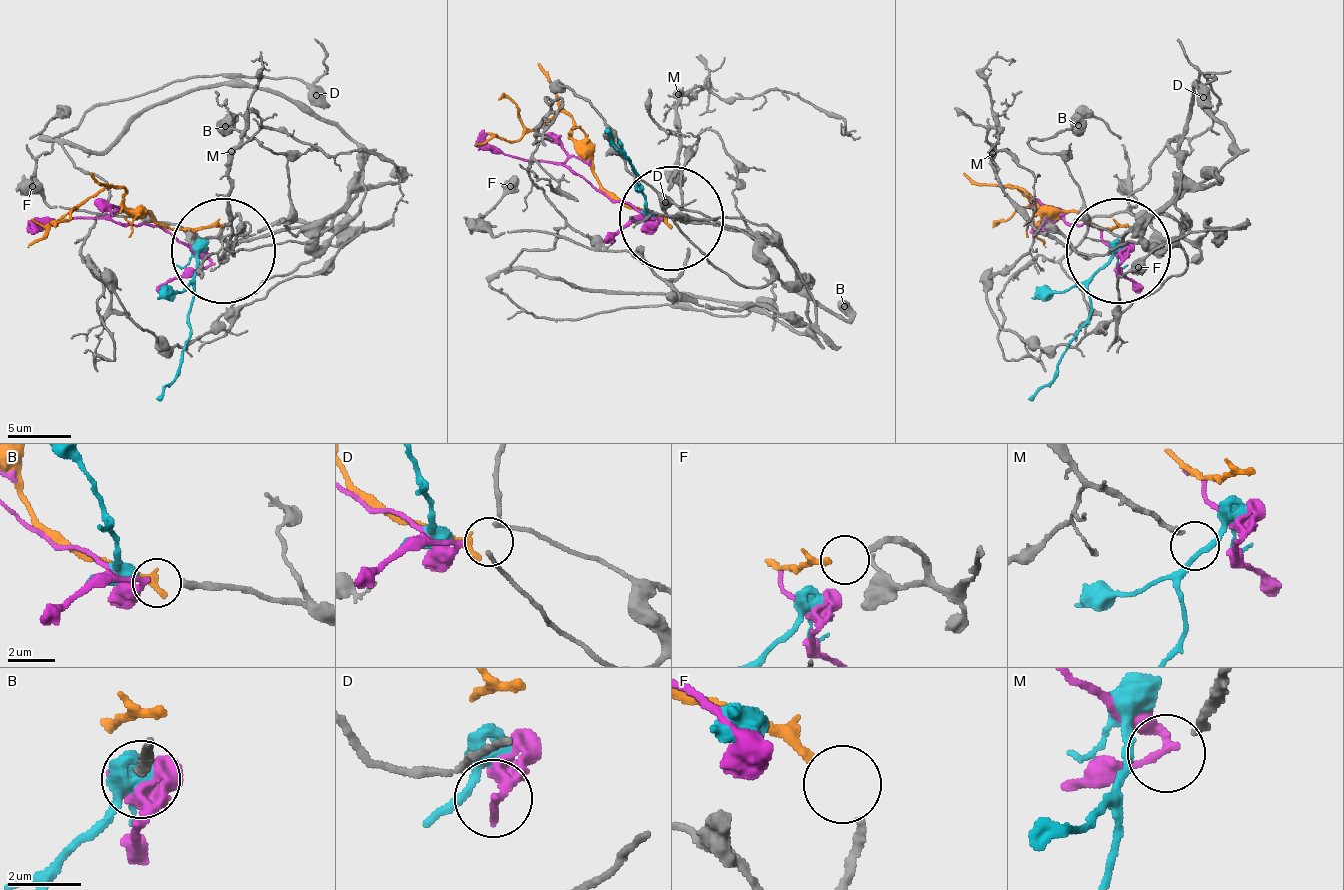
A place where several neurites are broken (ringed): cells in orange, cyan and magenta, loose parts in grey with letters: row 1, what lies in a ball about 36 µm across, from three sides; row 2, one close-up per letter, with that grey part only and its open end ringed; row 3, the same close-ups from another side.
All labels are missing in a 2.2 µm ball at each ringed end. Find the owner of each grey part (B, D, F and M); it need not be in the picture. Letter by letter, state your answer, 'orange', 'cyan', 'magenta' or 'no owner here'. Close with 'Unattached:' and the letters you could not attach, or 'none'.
B: cyan
D: magenta
F: orange
M: no owner here
Unattached: M

